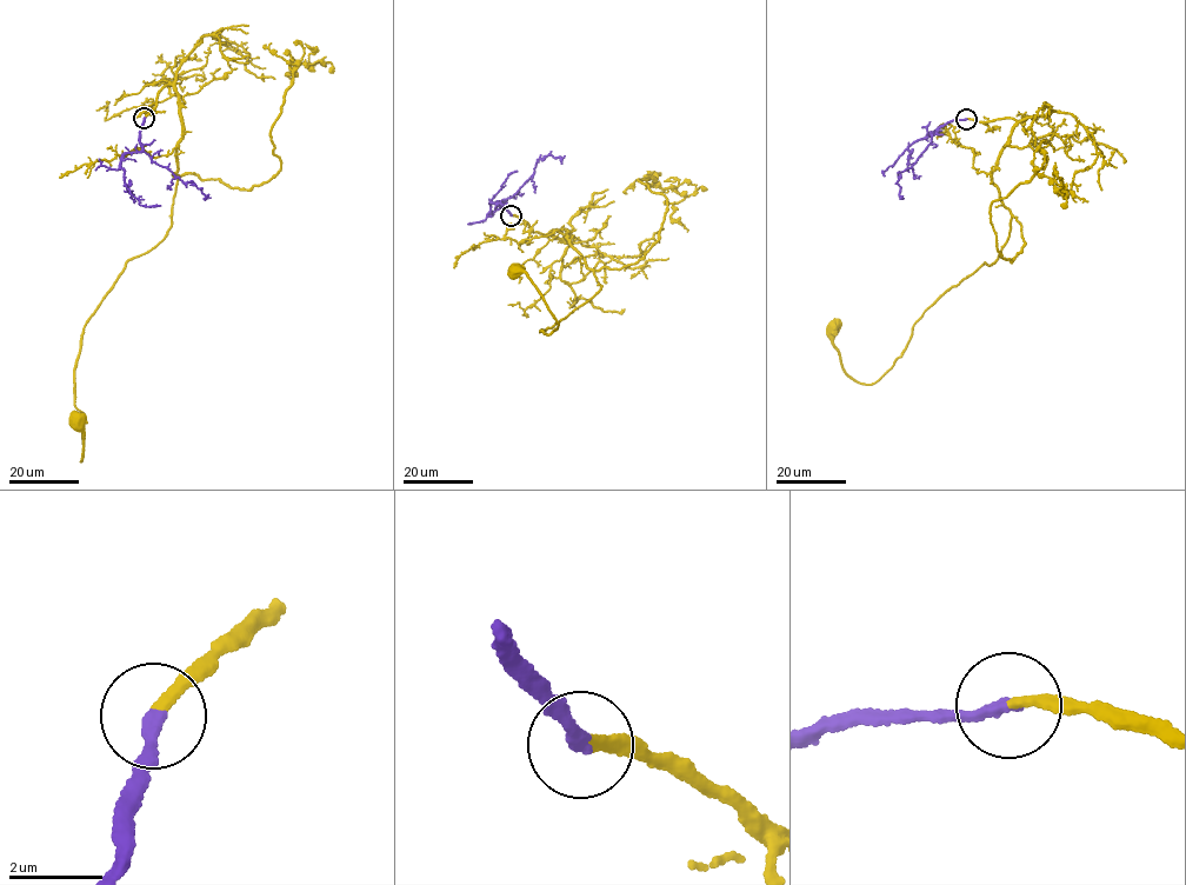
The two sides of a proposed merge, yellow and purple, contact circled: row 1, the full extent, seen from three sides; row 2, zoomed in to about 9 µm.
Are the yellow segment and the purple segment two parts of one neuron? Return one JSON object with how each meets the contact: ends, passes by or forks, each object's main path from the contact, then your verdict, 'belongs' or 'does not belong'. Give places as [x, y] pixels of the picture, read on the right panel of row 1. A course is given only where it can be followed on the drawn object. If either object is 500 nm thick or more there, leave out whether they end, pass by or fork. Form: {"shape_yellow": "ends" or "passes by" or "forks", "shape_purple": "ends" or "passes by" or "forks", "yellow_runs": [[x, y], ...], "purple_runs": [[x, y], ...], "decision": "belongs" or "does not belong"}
{"shape_yellow": "ends", "shape_purple": "ends", "yellow_runs": [[966, 119], [1015, 121], [992, 172], [1011, 215], [998, 260], [926, 310], [874, 383], [845, 372], [834, 328]], "purple_runs": [[966, 119], [940, 126], [910, 145], [883, 172], [884, 177]], "decision": "belongs"}

